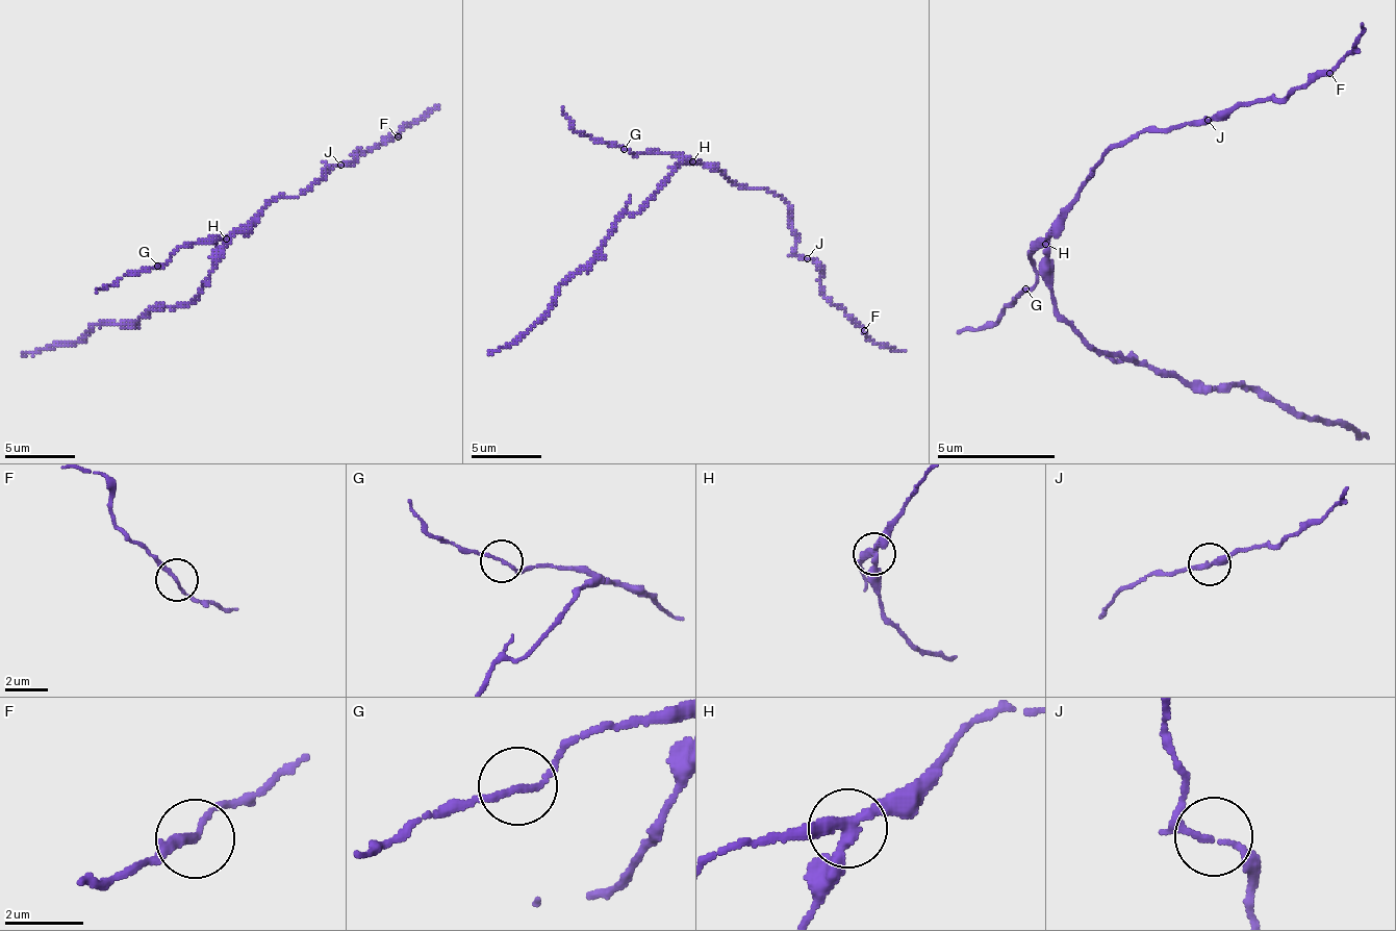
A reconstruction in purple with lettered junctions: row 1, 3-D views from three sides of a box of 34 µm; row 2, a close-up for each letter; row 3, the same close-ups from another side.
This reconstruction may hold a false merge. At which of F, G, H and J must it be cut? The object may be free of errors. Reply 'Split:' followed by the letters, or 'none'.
Split: H

